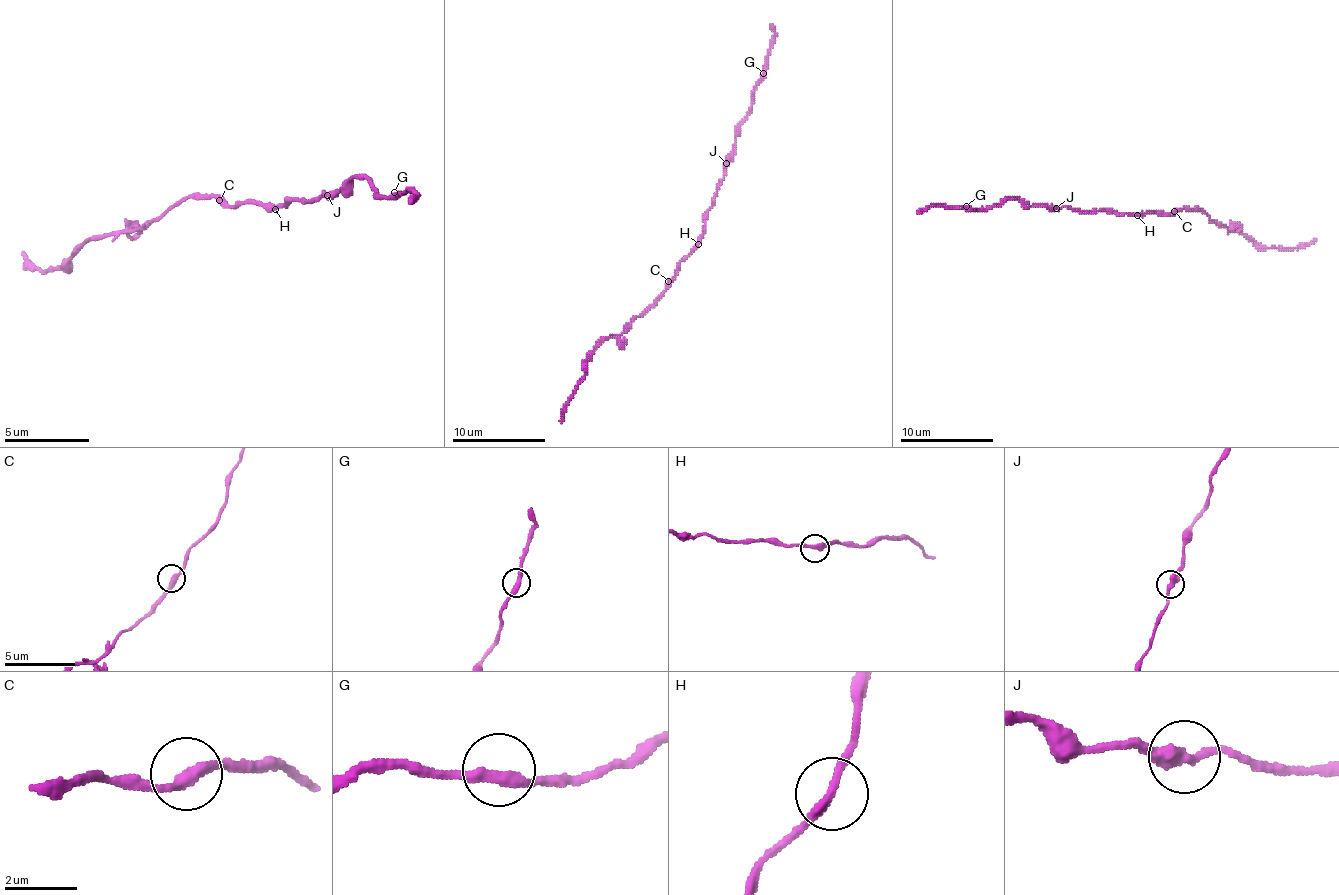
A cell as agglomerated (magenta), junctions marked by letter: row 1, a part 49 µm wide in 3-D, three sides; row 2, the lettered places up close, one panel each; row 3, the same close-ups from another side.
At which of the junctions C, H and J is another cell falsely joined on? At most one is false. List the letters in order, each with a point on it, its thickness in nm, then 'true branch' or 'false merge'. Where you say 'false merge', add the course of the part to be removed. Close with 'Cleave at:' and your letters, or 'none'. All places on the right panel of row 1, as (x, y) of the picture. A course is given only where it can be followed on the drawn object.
C: place (1174, 211); calibre 320 nm; true branch
H: place (1137, 215); calibre 280 nm; true branch
J: place (1056, 208); calibre 360 nm; true branch
Cleave at: none

